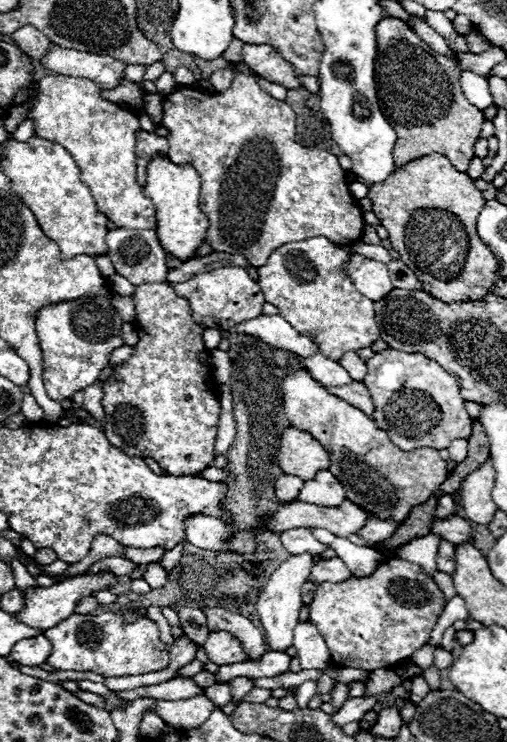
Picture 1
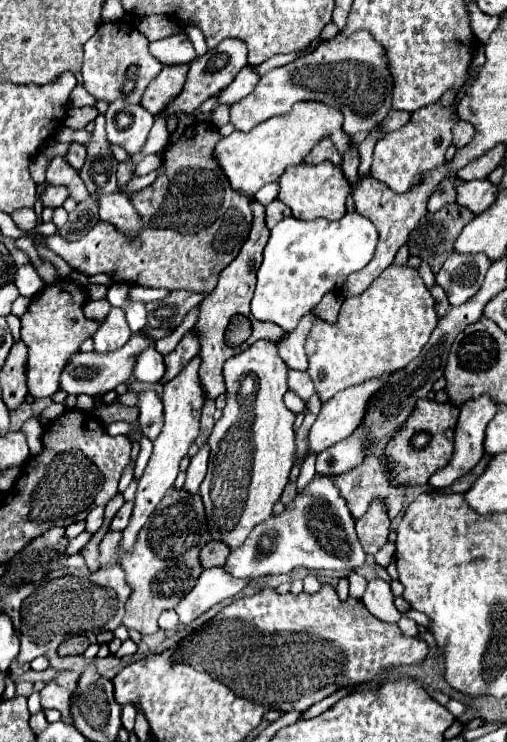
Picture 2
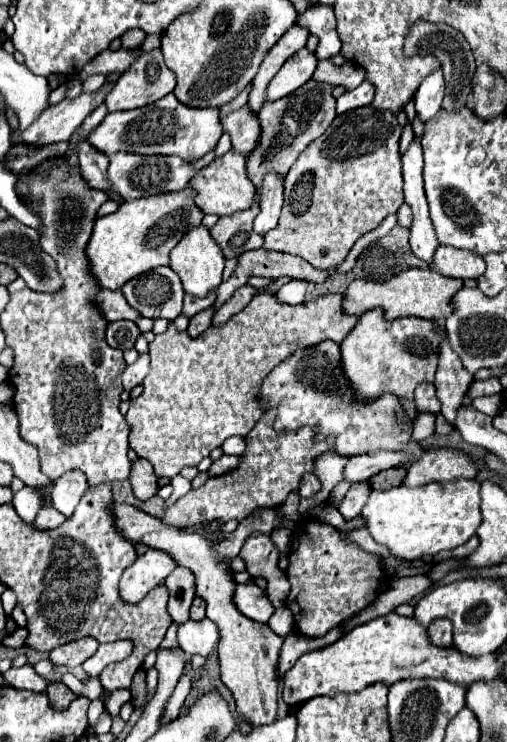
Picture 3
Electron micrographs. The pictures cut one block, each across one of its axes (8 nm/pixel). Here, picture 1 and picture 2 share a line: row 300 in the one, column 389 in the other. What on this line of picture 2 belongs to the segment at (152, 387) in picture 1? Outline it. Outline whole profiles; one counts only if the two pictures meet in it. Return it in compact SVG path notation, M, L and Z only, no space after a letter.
M440 102L428 104L416 112L412 112L412 118L406 126L402 126L396 132L386 134L376 142L374 148L374 162L372 162L372 176L384 184L388 184L390 190L396 194L404 194L410 190L410 186L416 182L416 176L422 172L432 172L444 162L444 154L448 146L452 144L452 128L458 122L458 114L454 112L454 106L442 106Z

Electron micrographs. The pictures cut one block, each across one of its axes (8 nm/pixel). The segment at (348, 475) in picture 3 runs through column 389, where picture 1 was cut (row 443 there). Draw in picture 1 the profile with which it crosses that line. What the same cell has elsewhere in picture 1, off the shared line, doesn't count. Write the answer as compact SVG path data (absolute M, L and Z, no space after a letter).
M456 438L450 446L448 446L448 452L450 452L450 458L460 464L462 460L466 460L466 454L468 454L468 440L466 438Z

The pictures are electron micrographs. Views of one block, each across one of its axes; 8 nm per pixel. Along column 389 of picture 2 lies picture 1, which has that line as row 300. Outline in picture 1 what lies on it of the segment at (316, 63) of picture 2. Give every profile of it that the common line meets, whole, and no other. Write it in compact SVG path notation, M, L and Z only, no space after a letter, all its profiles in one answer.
M84 296L80 300L48 304L36 318L36 336L42 352L42 378L52 400L70 400L78 390L92 386L110 364L110 354L124 346L124 320L112 306L112 296Z

